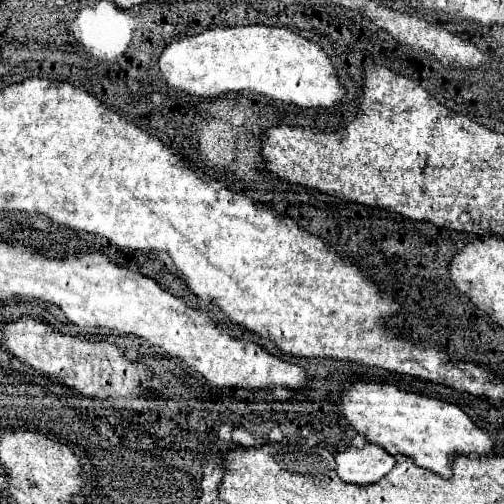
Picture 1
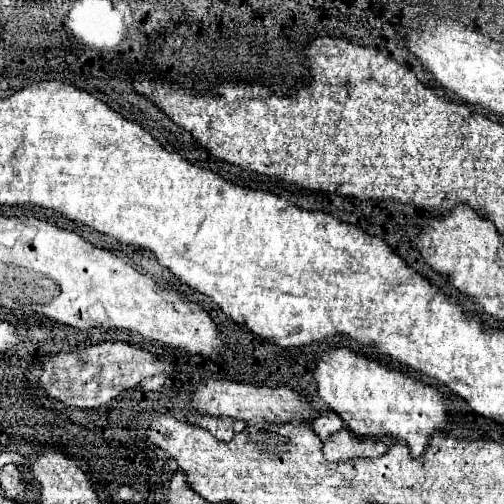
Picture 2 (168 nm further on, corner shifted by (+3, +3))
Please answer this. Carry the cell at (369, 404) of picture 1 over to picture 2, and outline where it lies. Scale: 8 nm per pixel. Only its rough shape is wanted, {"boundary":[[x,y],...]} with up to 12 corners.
{"boundary":[[350,348],[314,368],[320,398],[358,438],[420,458],[446,428],[438,390]]}

